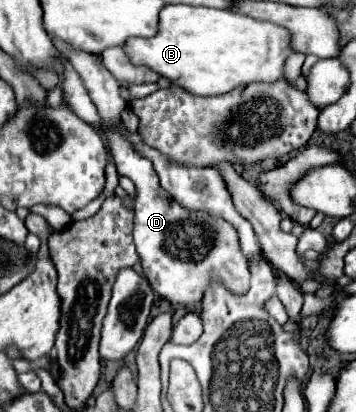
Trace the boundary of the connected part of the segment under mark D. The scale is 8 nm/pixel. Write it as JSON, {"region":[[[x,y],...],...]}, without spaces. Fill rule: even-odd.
{"region":[[[54,40],[56,48],[62,56],[70,60],[74,70],[84,80],[92,102],[96,104],[102,118],[102,134],[108,140],[110,156],[116,164],[118,174],[128,176],[136,186],[136,202],[134,202],[134,244],[140,256],[140,266],[150,286],[160,298],[168,300],[176,308],[200,310],[204,288],[212,284],[212,280],[220,280],[230,292],[244,294],[248,292],[248,258],[240,252],[240,240],[236,236],[236,228],[232,228],[226,220],[216,216],[208,216],[208,212],[196,212],[188,208],[180,208],[164,188],[160,188],[160,180],[152,162],[140,156],[128,136],[120,132],[120,114],[128,106],[124,98],[120,98],[120,84],[114,76],[102,66],[100,56],[84,54],[80,50],[68,48],[68,44]]]}

